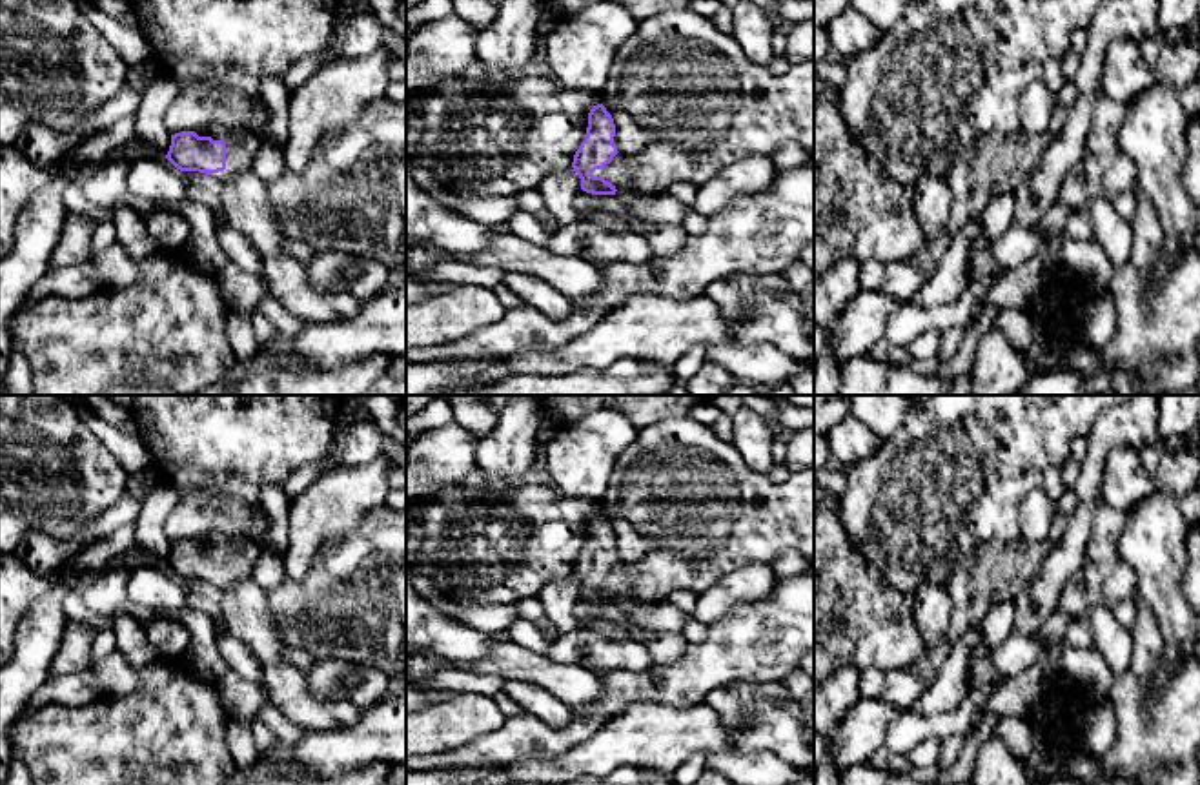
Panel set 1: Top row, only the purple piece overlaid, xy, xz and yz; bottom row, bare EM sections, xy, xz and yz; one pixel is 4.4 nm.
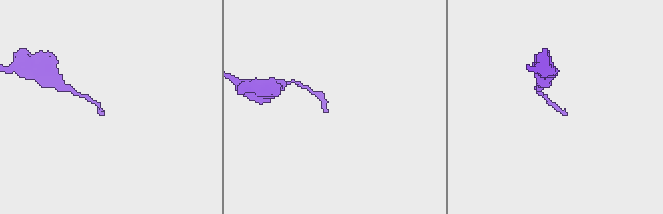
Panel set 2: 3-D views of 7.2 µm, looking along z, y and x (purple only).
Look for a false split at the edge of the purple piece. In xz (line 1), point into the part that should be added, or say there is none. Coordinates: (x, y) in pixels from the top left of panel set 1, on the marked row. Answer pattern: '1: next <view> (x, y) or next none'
1: next xz (620, 172)

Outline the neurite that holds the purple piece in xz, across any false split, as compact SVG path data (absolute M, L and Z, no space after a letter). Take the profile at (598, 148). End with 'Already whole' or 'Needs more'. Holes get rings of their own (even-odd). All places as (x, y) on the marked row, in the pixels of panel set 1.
M603 104L588 113L586 137L574 155L574 171L581 189L592 195L637 197L630 188L636 168L617 151L615 124Z. Needs more

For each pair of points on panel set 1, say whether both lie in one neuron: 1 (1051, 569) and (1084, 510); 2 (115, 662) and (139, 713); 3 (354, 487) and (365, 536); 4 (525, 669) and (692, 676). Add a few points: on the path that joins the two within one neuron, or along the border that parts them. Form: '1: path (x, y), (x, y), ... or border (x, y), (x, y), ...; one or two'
1: path (1066, 554), (1078, 525); one
2: border (139, 671), (137, 689), (126, 694), (102, 694); two
3: border (383, 505), (370, 510), (352, 530), (325, 543); two
4: border (600, 674), (603, 693), (579, 711), (572, 709); two

